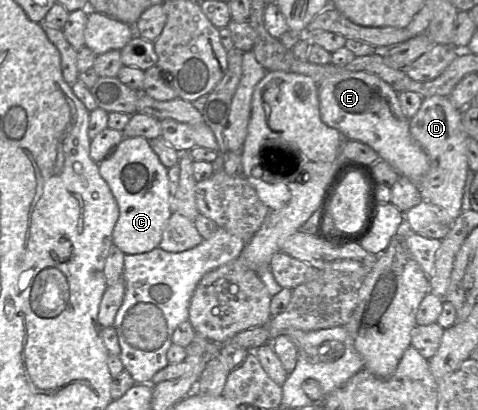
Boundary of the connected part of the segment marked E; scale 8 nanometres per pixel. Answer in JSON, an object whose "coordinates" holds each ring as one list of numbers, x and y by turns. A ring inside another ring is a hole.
{"coordinates":[[338,71,318,85,320,118,329,127,337,129,346,140,355,140,373,148,380,160,389,163,400,176,418,183,429,169,429,159,413,139,409,119,404,115,398,93,377,75,368,72]]}

